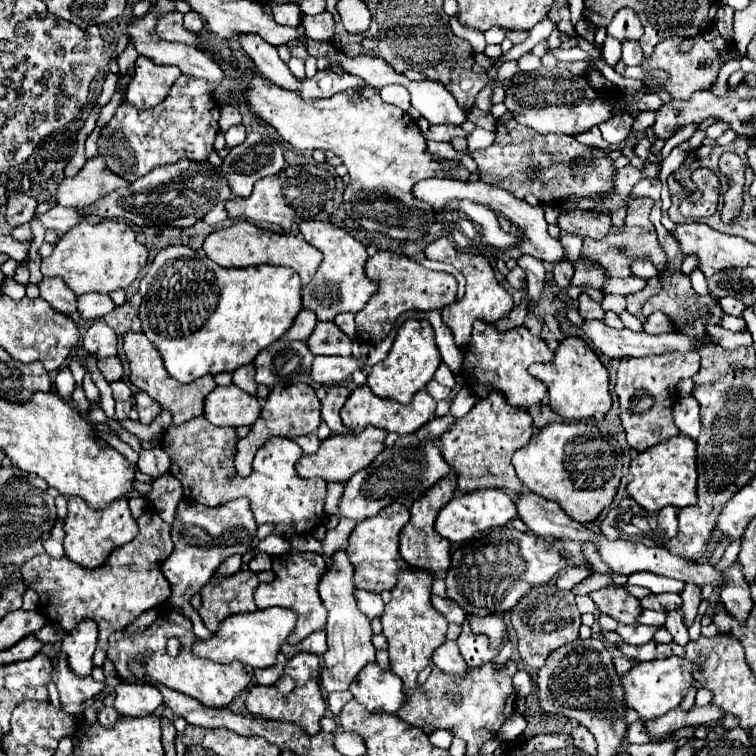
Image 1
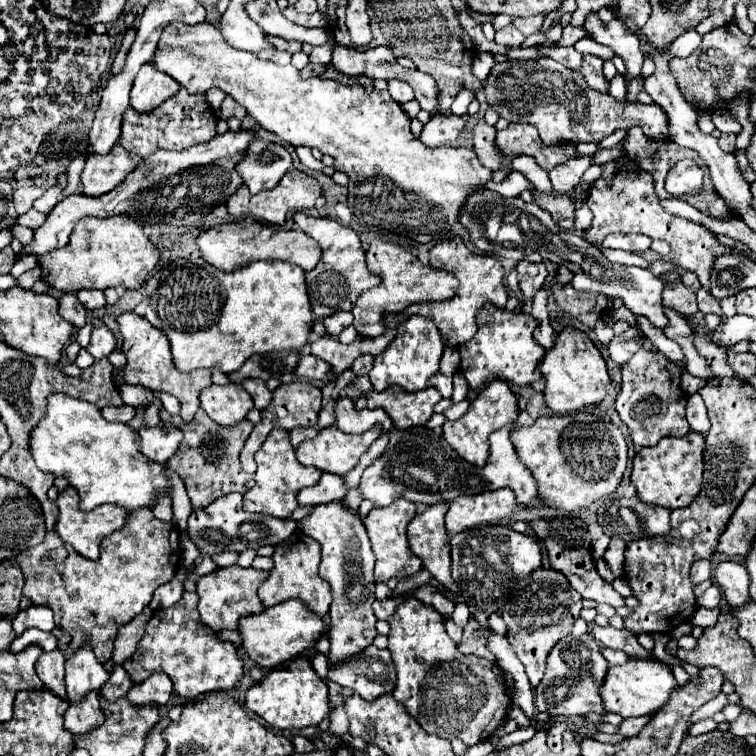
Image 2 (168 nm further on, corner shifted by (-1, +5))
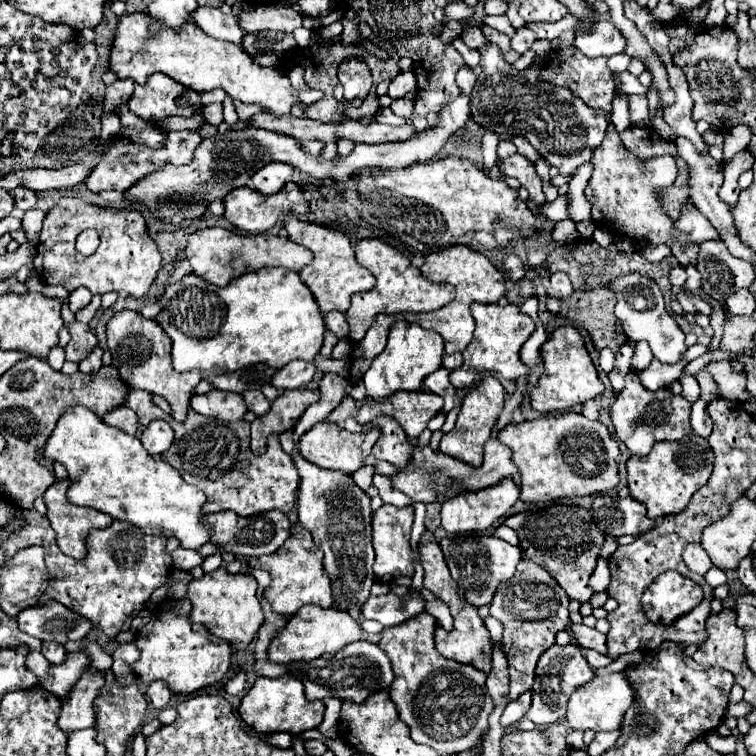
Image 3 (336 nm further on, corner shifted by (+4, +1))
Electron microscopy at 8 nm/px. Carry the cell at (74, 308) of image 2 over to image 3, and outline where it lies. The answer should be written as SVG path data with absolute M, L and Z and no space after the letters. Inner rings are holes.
M70 323L70 343L66 345L66 359L80 363L84 357L88 357L88 353L92 353L92 349L98 345L96 335L90 331L90 327L86 323Z

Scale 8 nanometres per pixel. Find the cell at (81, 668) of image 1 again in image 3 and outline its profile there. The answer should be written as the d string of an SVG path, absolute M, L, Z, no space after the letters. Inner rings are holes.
M88 667L80 681L70 689L68 697L62 701L62 713L58 717L58 725L64 731L64 735L94 727L96 713L92 709L92 701L96 699L96 693L100 691L102 685L104 685L102 673Z

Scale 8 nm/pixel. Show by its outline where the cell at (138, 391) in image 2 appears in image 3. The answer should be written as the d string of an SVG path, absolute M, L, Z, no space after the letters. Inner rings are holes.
M140 389L130 391L126 405L138 415L140 421L164 419L174 429L174 443L172 449L164 453L164 459L182 475L186 483L198 487L208 485L208 503L204 505L204 513L234 511L238 517L248 517L272 509L278 509L282 513L292 511L300 475L294 467L292 457L284 453L276 435L268 437L266 453L254 455L250 451L250 423L244 419L222 423L190 409L186 421L178 423L172 419L172 415L156 407L152 403L152 397Z

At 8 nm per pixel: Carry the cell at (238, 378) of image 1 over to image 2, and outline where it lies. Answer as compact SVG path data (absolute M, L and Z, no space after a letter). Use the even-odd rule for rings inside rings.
M245 379L241 385L243 385L243 389L247 389L247 393L253 397L255 407L257 407L259 411L263 411L263 409L269 405L269 401L271 401L271 391L267 389L265 381L257 381L257 379Z

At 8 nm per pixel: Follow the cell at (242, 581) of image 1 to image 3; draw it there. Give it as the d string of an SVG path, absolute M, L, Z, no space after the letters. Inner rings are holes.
M224 567L206 573L202 579L192 579L188 583L188 595L192 603L190 621L202 623L212 635L226 639L234 649L246 649L264 623L264 613L256 597L256 579L250 573L232 575Z

